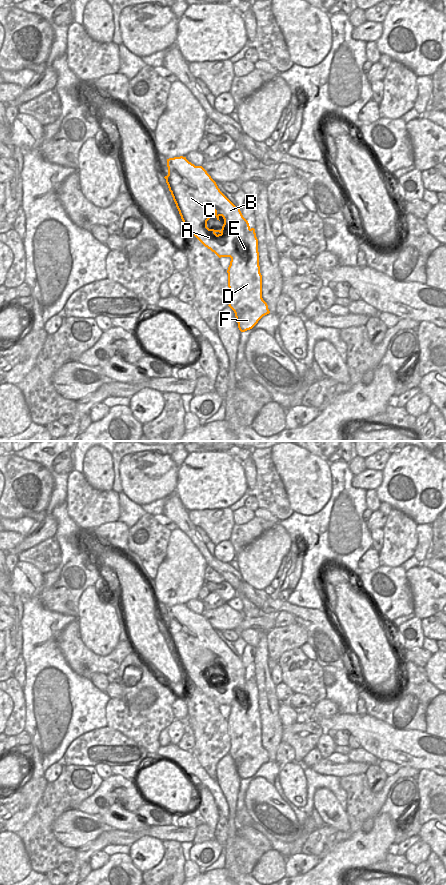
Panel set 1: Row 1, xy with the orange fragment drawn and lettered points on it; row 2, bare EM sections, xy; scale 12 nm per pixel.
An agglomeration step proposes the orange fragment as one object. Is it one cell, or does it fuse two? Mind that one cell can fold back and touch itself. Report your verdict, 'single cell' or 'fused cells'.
fused cells

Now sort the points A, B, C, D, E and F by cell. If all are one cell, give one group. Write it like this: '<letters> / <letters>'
A B C / D E F

